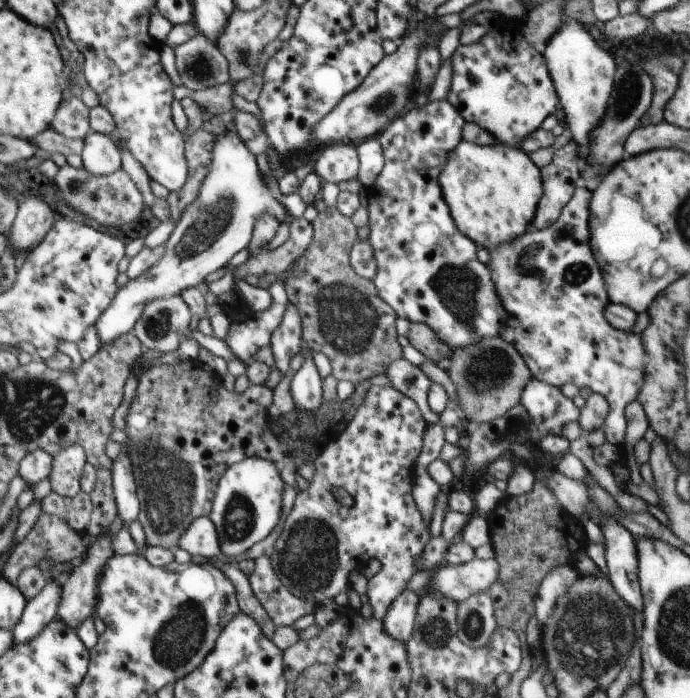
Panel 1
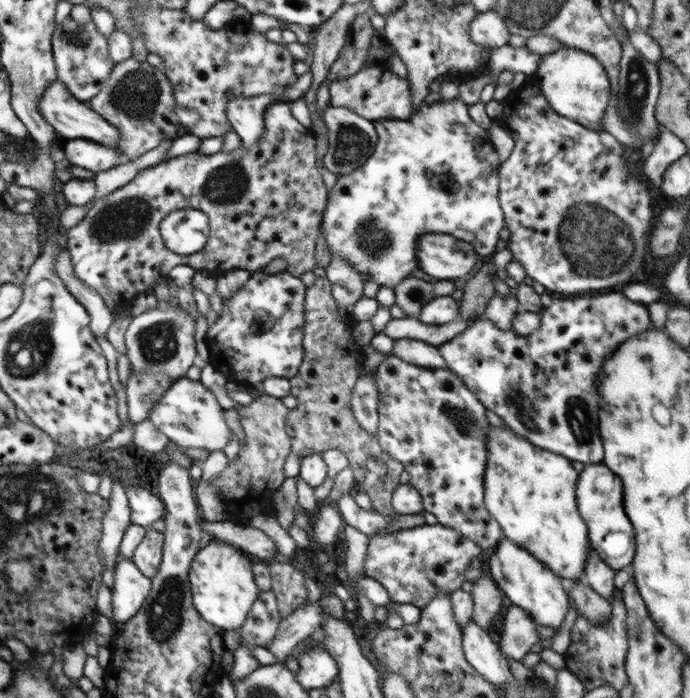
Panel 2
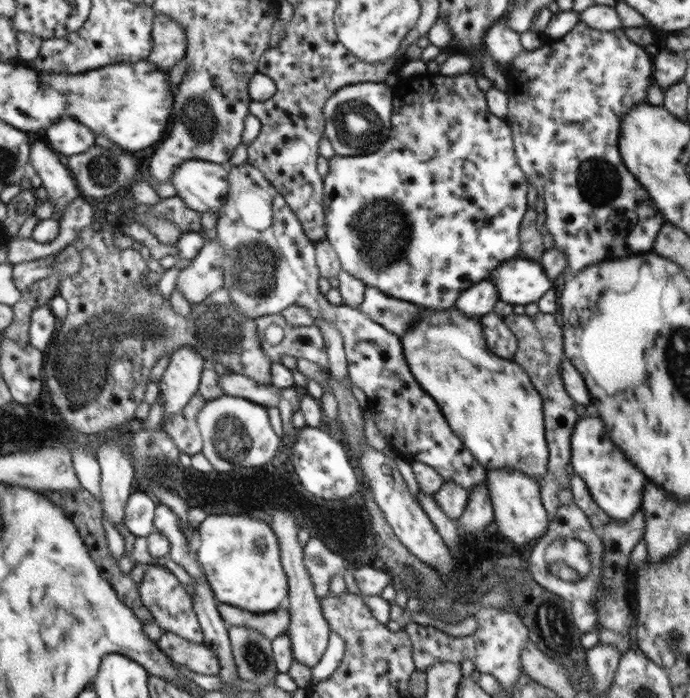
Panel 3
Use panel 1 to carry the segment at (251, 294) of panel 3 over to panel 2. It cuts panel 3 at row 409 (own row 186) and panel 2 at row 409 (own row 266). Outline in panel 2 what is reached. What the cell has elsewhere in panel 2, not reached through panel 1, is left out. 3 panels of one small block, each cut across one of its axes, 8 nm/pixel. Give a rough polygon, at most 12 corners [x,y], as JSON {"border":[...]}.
{"border":[[388,355],[377,440],[424,512],[482,549],[486,408],[448,369]]}

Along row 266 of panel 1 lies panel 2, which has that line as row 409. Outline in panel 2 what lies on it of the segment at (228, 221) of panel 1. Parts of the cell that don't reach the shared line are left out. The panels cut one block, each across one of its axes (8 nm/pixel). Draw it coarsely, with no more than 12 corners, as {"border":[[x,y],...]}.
{"border":[[200,380],[174,381],[148,419],[184,450],[222,451],[231,430]]}

